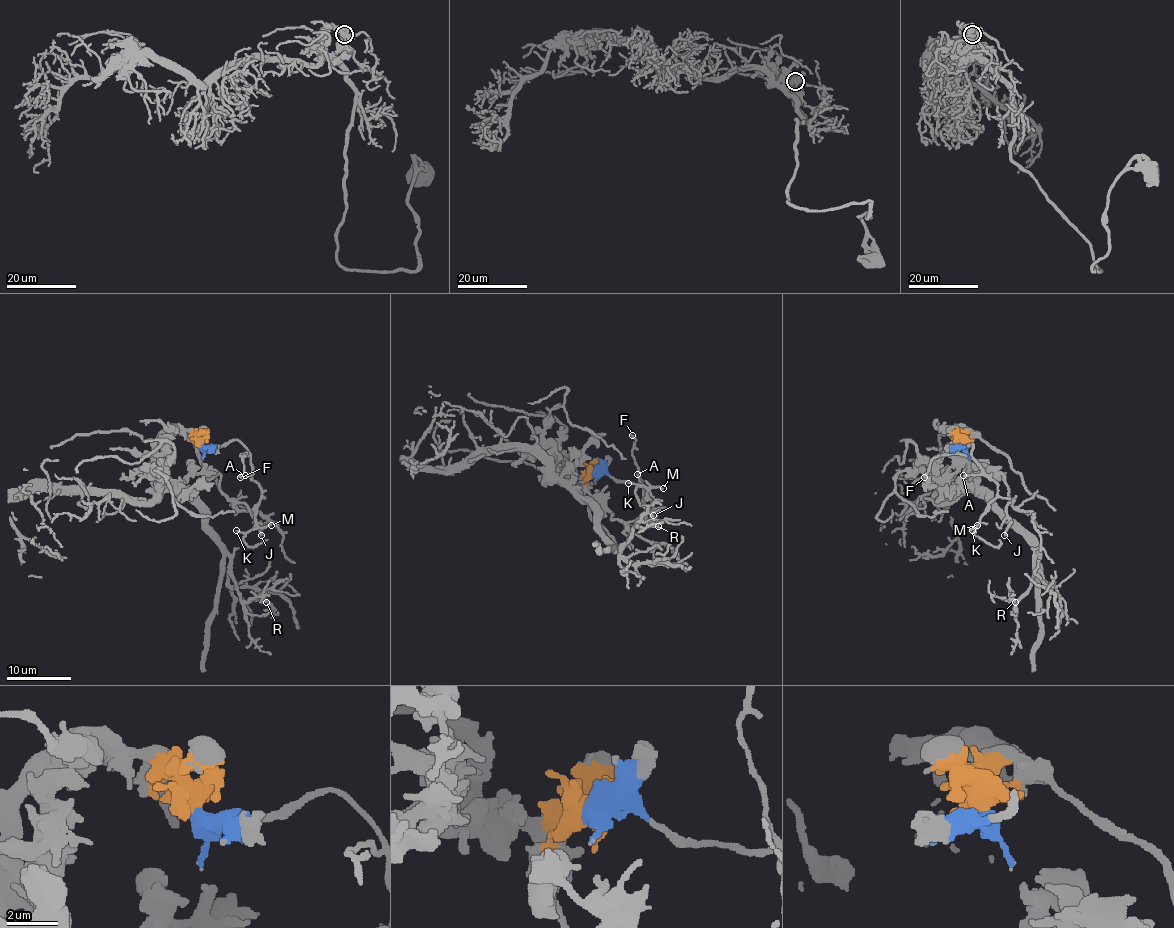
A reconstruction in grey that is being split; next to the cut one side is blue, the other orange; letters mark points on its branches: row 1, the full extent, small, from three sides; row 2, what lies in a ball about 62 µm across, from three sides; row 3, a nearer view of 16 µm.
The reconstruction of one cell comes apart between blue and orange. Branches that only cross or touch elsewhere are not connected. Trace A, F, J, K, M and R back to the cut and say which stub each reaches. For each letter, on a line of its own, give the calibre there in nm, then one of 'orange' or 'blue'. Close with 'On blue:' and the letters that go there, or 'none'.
A: calibre 200 nm; blue
F: calibre 220 nm; blue
J: calibre 220 nm; orange
K: calibre 160 nm; blue
M: calibre 180 nm; blue
R: calibre 160 nm; orange
On blue: A, F, K, M

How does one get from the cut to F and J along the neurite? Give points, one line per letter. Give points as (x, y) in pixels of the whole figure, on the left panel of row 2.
F: (202, 445), (221, 447), (237, 440), (247, 450), (247, 455), (240, 455), (244, 463), (240, 477)
J: (202, 443), (169, 431), (155, 476), (219, 474), (261, 536)

